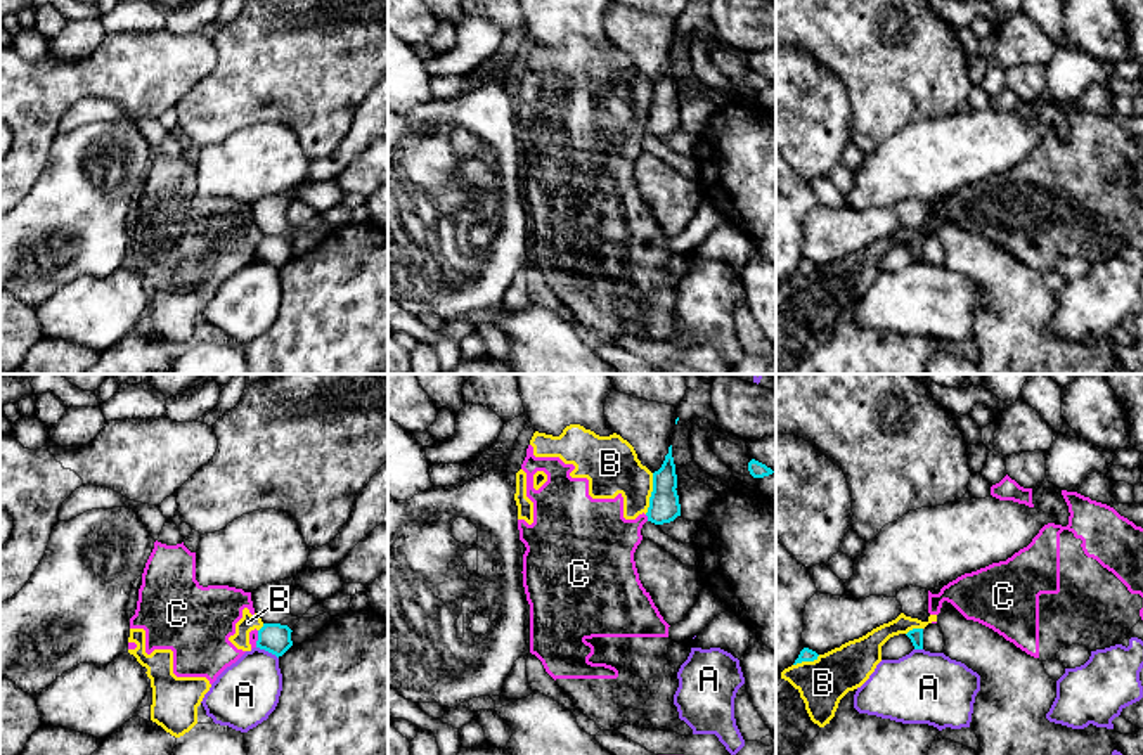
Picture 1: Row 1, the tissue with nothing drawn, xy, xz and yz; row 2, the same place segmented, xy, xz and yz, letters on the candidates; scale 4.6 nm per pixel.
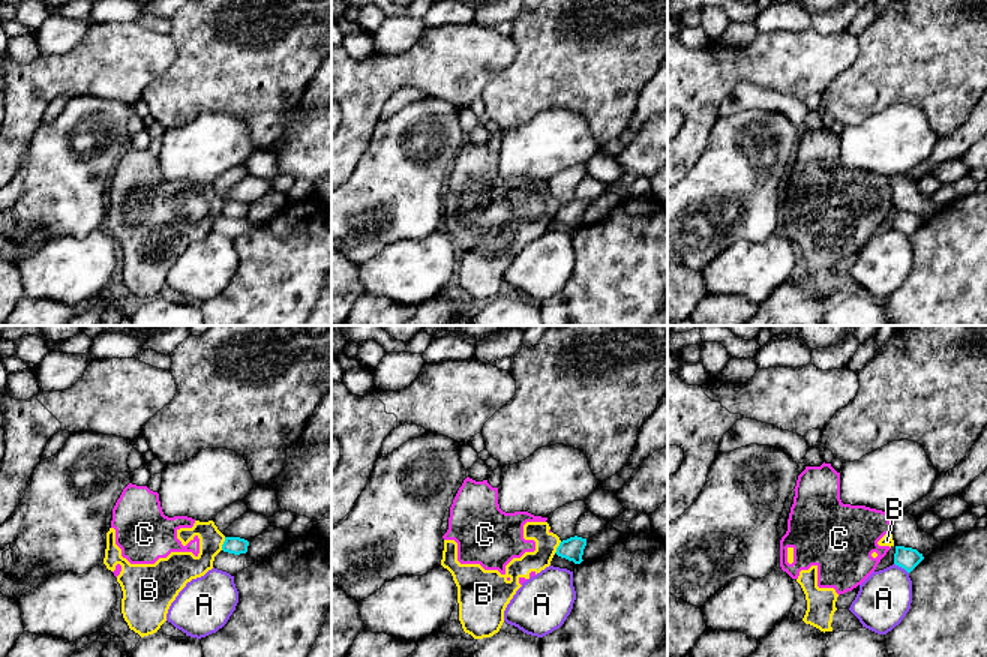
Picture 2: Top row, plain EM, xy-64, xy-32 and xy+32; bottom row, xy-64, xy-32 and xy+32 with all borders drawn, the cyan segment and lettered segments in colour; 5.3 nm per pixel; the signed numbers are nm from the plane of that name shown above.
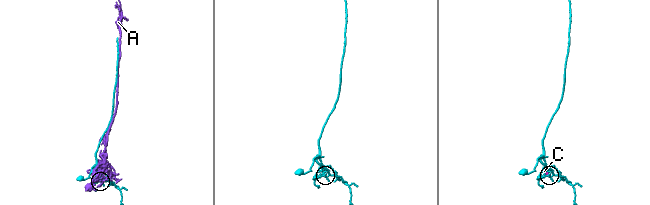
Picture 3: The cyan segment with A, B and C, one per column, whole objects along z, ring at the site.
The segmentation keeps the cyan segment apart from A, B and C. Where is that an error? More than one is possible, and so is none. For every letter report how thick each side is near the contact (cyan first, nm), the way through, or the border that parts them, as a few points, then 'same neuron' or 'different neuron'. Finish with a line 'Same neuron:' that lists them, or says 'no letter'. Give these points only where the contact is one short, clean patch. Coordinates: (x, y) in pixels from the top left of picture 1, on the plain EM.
A: 140/300 nm | different neuron
B: 140/260 nm | different neuron
C: 140/320 nm | along xz (645, 127), (648, 132) | different neuron
Same neuron: no letter

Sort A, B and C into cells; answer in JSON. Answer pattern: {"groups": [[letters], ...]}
{"groups": [["A"], ["B", "C"]]}

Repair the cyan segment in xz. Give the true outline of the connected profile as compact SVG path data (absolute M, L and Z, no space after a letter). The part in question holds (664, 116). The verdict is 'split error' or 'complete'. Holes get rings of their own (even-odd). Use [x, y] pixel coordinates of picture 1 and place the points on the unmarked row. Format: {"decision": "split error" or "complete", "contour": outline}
{"decision": "complete", "contour": "M670 57L662 80L653 85L653 104L646 125L648 133L655 137L663 137L681 128L681 116L675 100L677 87Z"}

